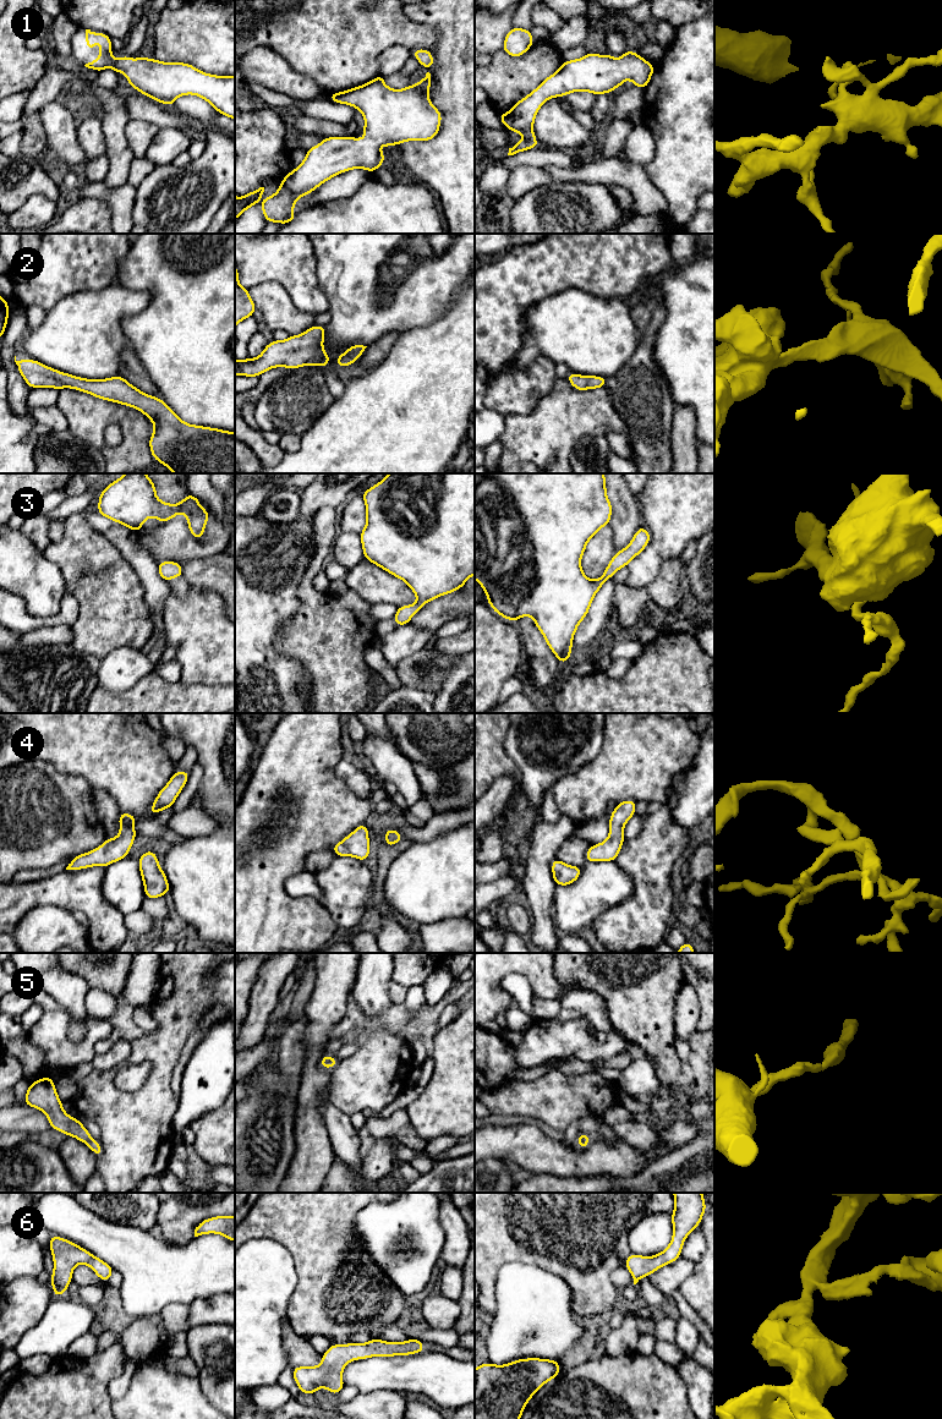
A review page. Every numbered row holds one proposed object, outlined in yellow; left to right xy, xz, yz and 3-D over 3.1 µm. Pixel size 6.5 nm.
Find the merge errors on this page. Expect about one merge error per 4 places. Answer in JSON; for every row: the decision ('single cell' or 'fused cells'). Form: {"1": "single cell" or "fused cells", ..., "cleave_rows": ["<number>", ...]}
{"1": "single cell", "2": "single cell", "3": "single cell", "4": "single cell", "5": "single cell", "6": "single cell", "cleave_rows": []}

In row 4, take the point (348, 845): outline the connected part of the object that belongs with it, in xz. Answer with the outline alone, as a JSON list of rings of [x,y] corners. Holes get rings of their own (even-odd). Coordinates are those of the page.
[[[365,823],[357,826],[351,834],[333,847],[333,853],[336,856],[351,856],[366,861],[371,851],[368,832]]]

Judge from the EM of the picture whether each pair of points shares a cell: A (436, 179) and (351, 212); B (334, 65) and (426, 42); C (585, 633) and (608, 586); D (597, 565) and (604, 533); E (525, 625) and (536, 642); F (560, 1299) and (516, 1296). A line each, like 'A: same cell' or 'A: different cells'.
A: different cells
B: same cell
C: same cell
D: same cell
E: same cell
F: same cell

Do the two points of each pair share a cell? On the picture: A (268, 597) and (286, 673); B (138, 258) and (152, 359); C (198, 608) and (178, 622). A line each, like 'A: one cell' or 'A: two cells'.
A: one cell
B: one cell
C: one cell

